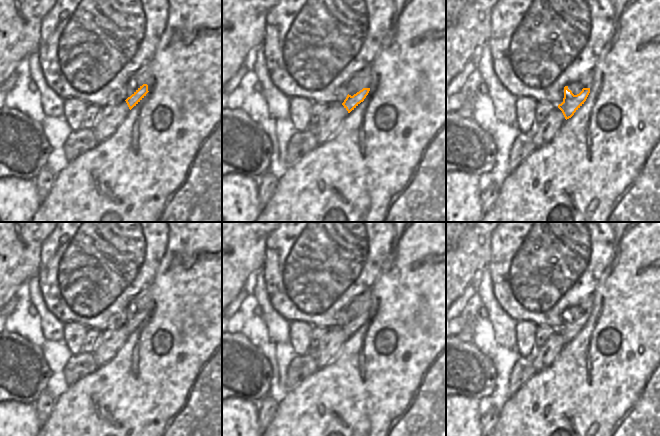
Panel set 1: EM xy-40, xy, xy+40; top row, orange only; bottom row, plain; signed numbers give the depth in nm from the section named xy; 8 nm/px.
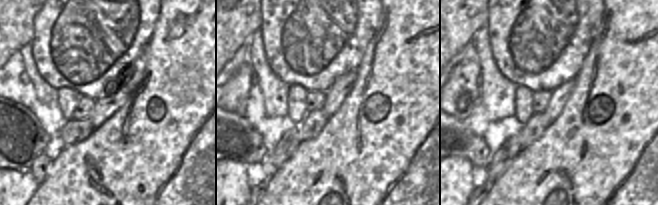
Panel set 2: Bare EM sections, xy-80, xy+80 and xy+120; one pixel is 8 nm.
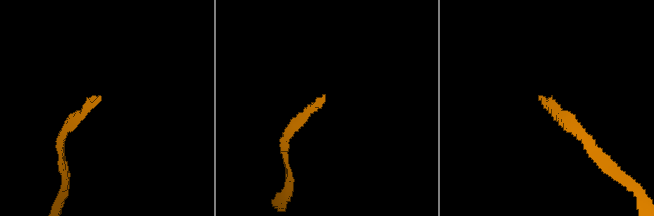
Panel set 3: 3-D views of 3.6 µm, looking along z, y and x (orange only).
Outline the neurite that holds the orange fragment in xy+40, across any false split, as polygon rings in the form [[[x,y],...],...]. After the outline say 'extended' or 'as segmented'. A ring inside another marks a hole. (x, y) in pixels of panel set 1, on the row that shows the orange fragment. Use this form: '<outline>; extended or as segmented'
[[[592,74],[583,76],[579,80],[564,87],[563,102],[558,105],[565,119],[571,118],[584,104],[592,87]]]; extended

